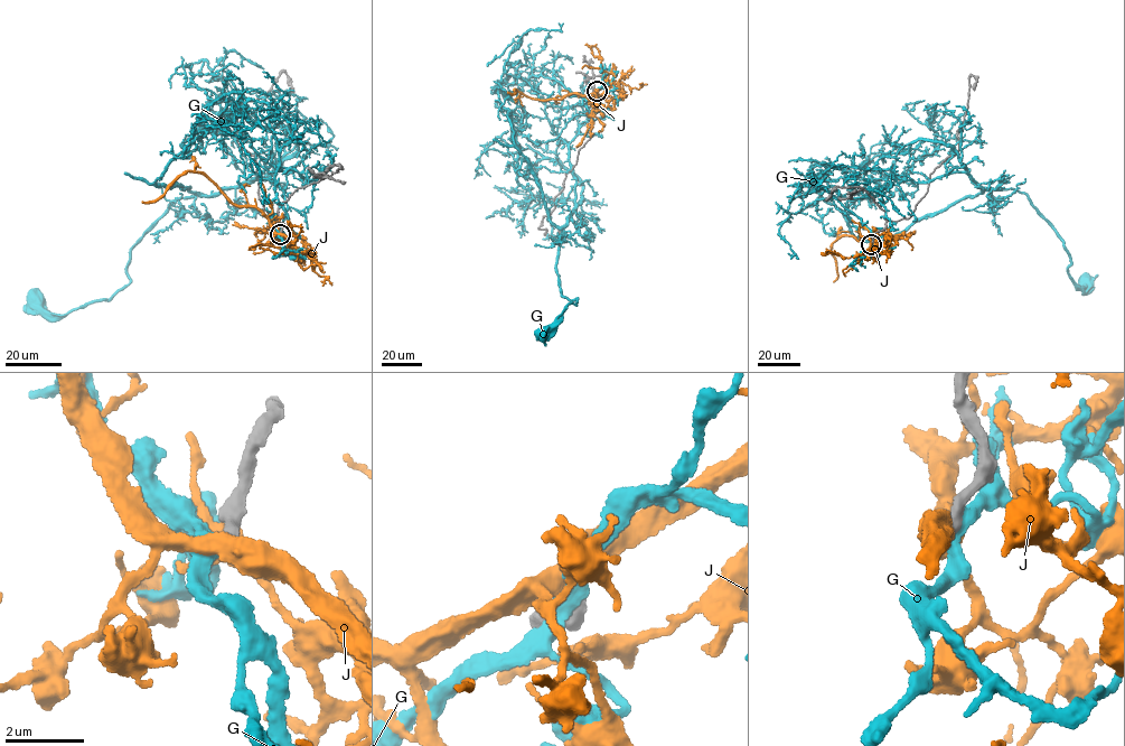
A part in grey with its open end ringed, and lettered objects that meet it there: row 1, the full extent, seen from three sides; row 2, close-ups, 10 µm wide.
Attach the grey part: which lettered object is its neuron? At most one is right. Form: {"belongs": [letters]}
{"belongs": []}

